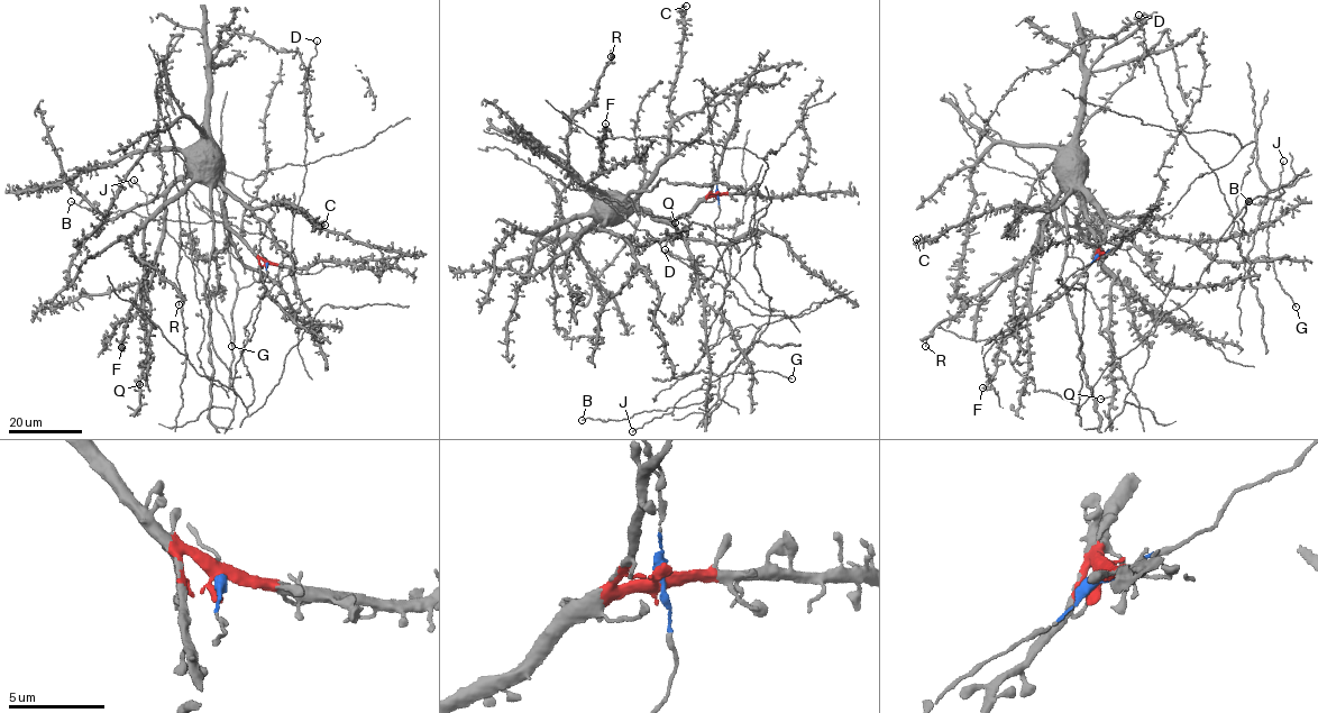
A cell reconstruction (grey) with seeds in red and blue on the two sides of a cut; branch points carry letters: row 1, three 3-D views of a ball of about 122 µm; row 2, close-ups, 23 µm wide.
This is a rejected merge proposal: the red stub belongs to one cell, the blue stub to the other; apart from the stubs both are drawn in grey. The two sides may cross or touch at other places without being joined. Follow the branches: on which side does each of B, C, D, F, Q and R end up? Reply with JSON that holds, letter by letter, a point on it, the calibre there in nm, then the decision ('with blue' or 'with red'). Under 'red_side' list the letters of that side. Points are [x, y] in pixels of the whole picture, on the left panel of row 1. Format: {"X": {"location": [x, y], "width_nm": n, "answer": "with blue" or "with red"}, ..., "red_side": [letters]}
{"B": {"location": [71, 201], "width_nm": 170, "answer": "with blue"}, "C": {"location": [325, 225], "width_nm": 200, "answer": "with red"}, "D": {"location": [317, 40], "width_nm": 160, "answer": "with blue"}, "F": {"location": [121, 347], "width_nm": 130, "answer": "with red"}, "Q": {"location": [139, 384], "width_nm": 160, "answer": "with red"}, "R": {"location": [179, 304], "width_nm": 150, "answer": "with red"}, "red_side": ["C", "F", "Q", "R"]}

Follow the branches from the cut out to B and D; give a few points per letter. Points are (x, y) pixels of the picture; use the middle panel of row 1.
B: (716, 193), (716, 247), (728, 284), (693, 372), (715, 374), (717, 393), (699, 403), (621, 420), (582, 420)
D: (716, 193), (728, 284), (693, 371), (721, 374), (761, 326), (787, 316), (753, 304), (723, 272), (664, 250)

